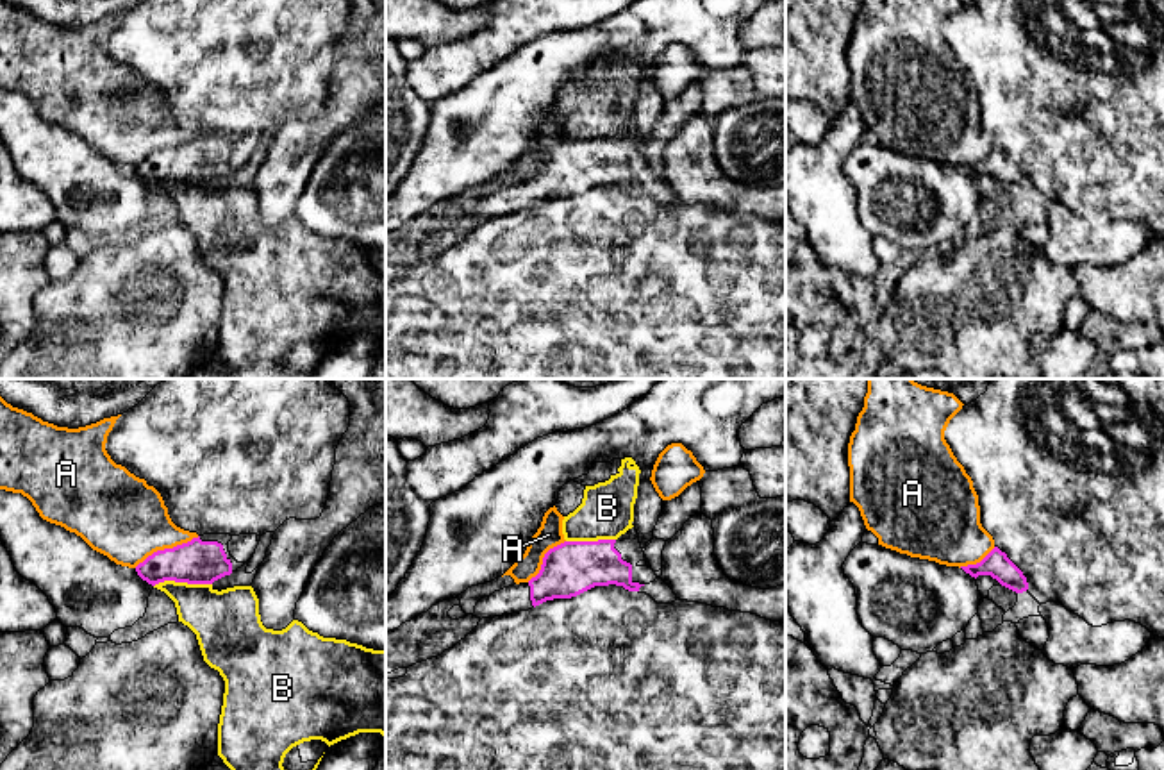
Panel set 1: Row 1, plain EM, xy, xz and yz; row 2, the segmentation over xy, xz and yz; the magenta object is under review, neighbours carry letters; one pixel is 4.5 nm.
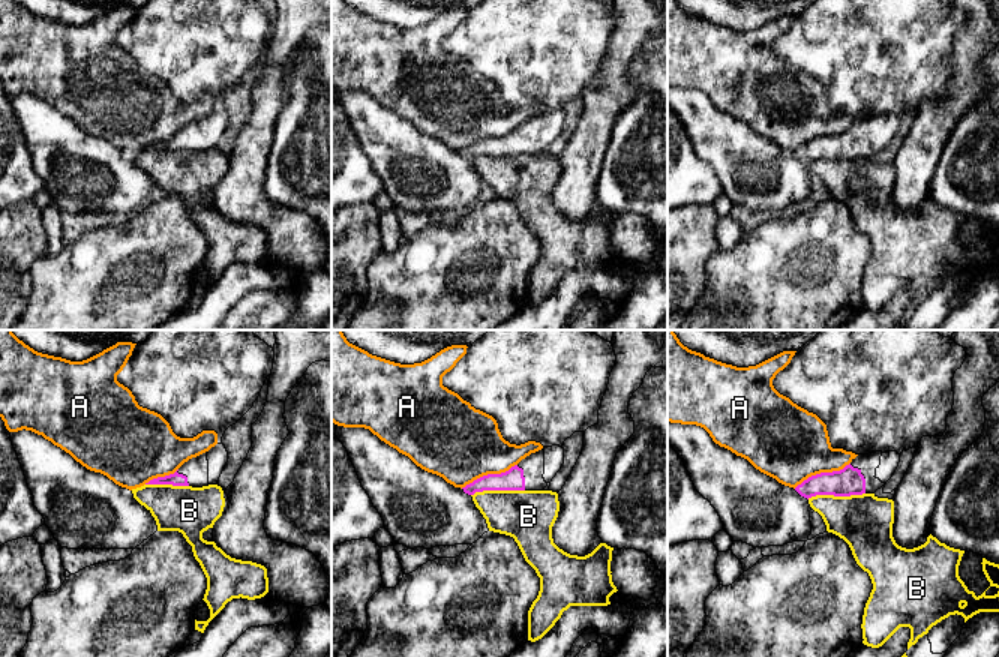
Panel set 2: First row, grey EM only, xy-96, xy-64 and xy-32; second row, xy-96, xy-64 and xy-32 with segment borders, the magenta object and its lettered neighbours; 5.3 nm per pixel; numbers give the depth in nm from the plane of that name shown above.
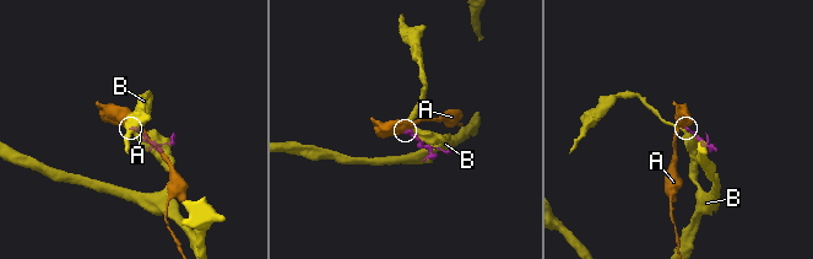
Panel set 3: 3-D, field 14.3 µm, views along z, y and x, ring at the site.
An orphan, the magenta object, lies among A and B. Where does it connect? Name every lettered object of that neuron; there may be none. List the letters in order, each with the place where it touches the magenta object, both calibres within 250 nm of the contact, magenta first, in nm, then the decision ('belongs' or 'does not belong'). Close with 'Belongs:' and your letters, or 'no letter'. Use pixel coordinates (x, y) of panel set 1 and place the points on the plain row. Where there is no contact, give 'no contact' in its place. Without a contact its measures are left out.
A: xy (166, 149) | 200/380 nm | does not belong
B: xy (182, 181) | 200/280 nm | does not belong
Belongs: no letter

